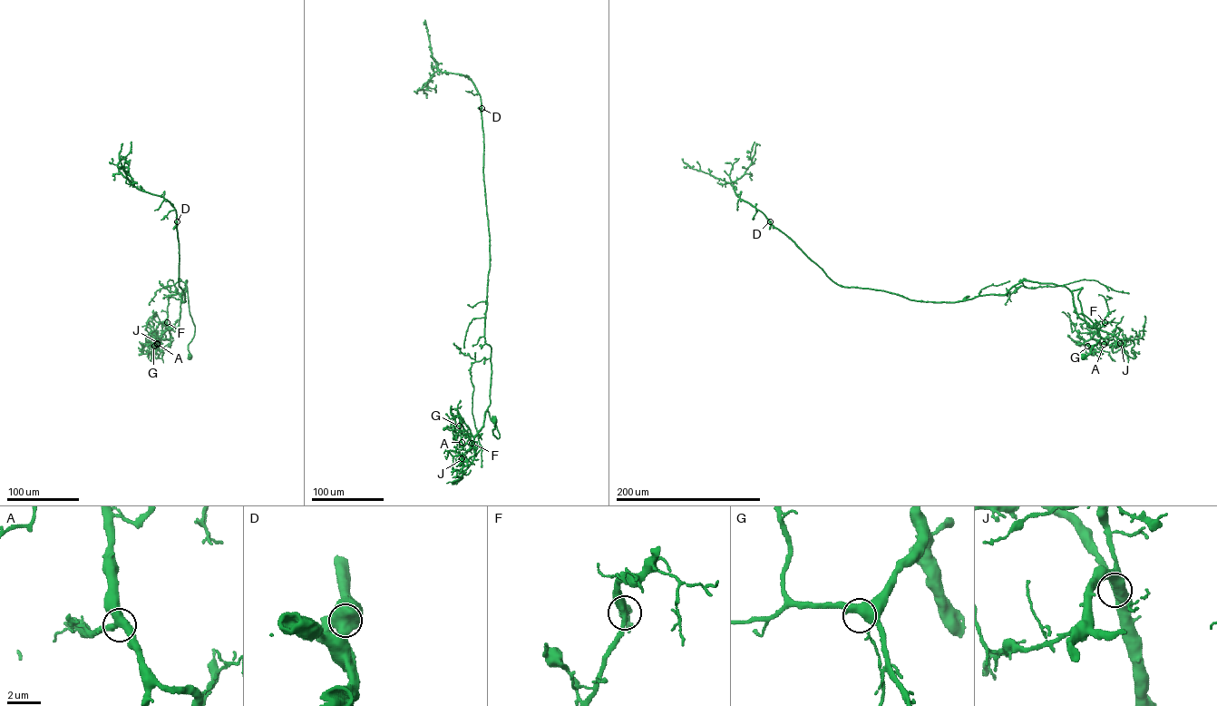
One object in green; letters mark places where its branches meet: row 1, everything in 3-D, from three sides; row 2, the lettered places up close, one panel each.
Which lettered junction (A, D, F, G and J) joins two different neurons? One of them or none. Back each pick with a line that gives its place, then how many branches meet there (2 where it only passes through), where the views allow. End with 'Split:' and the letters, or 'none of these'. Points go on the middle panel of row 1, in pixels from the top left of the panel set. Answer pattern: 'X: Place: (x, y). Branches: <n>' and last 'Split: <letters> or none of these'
Split: none of these

